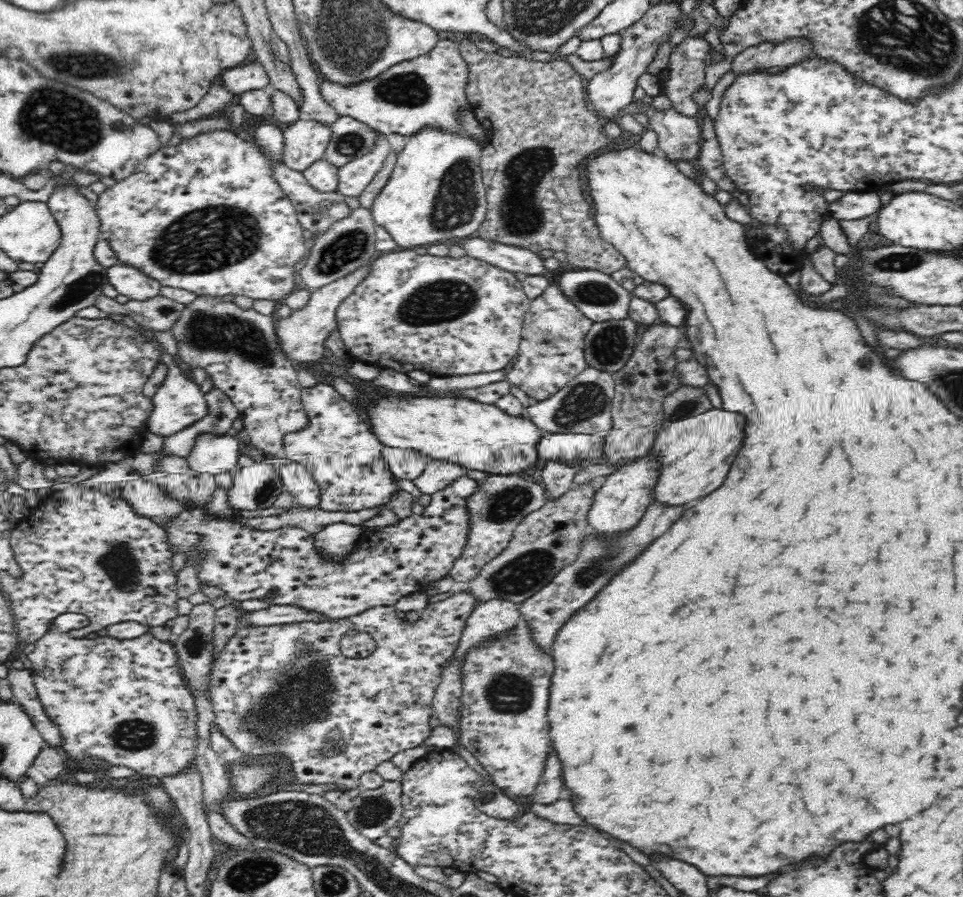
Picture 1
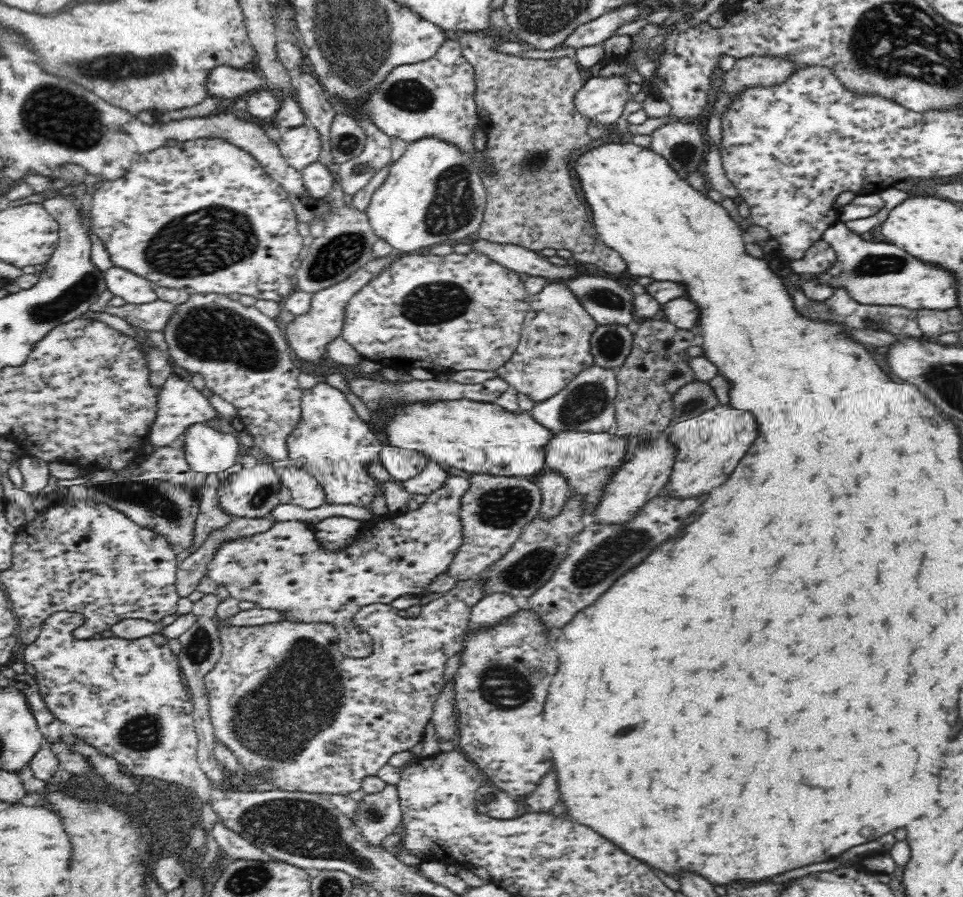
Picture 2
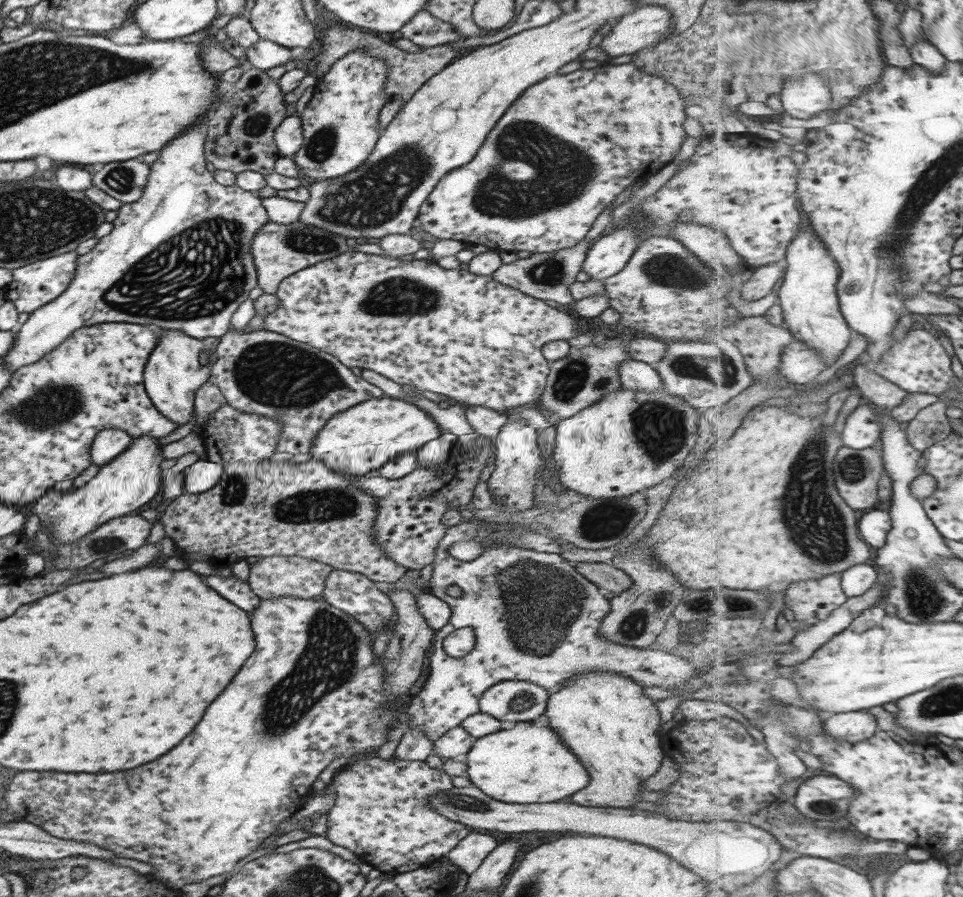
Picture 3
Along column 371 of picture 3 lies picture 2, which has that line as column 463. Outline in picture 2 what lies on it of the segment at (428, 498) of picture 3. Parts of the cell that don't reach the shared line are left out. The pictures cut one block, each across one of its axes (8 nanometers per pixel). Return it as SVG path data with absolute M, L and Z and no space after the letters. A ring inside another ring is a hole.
M450 475L445 480L444 486L441 486L438 490L428 495L426 502L421 504L418 509L414 511L406 511L402 514L393 514L382 518L382 520L362 522L361 531L358 534L358 538L343 549L337 551L328 550L318 545L318 541L315 536L314 529L304 521L278 521L274 523L270 530L263 531L261 534L254 534L252 537L242 538L238 540L230 540L230 542L224 542L222 546L218 546L218 552L214 554L214 558L208 564L205 574L208 574L217 585L222 585L224 593L230 597L234 597L239 601L253 602L256 607L278 610L283 612L286 621L290 622L303 622L304 624L310 624L310 622L326 622L326 624L332 624L335 626L338 632L338 646L339 651L347 657L352 658L365 658L368 657L373 651L373 640L368 632L364 632L354 622L355 614L363 607L369 604L382 603L391 604L396 598L404 595L418 595L421 596L426 593L429 584L436 578L440 573L445 573L449 564L452 562L456 551L462 544L462 523L459 517L459 508L461 502L461 496L467 491L469 487L469 480L464 477L458 477Z

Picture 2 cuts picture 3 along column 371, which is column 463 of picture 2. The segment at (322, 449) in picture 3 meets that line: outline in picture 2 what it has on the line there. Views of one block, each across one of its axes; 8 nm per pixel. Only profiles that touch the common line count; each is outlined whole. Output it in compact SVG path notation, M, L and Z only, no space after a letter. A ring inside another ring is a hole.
M456 400L424 404L416 402L398 410L386 422L389 444L416 450L440 465L471 474L526 477L540 474L545 466L545 446L554 432L538 423L529 412L506 412L495 403Z

